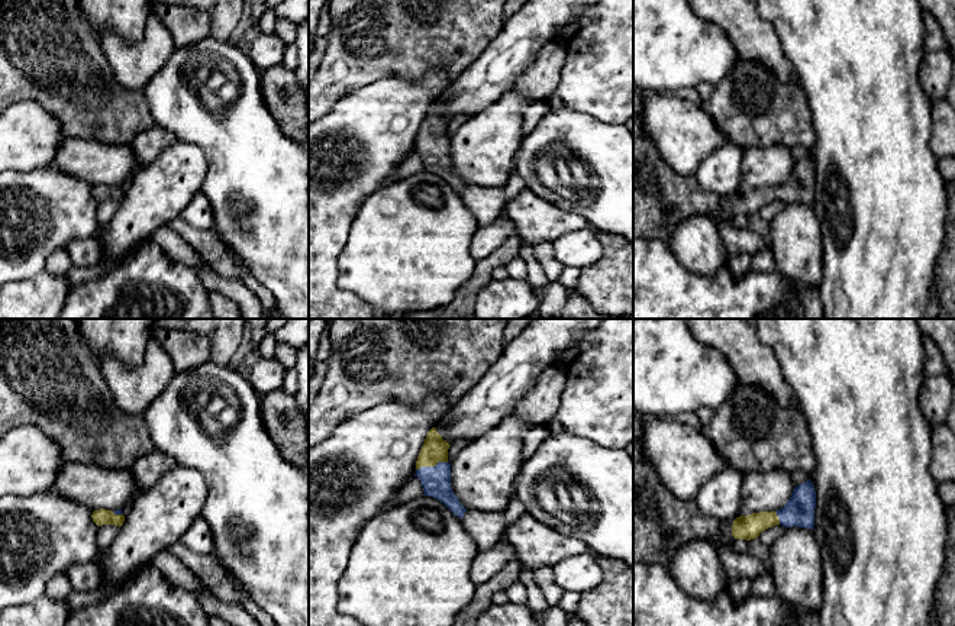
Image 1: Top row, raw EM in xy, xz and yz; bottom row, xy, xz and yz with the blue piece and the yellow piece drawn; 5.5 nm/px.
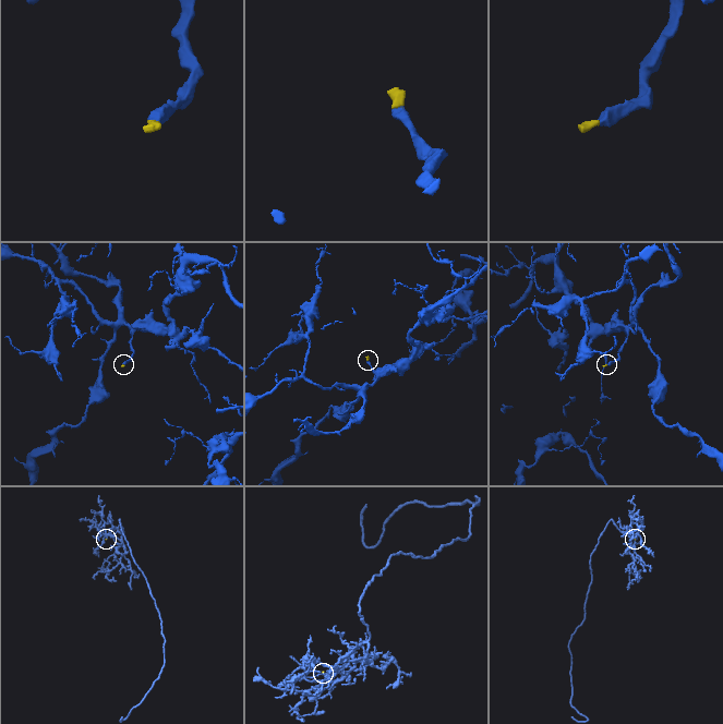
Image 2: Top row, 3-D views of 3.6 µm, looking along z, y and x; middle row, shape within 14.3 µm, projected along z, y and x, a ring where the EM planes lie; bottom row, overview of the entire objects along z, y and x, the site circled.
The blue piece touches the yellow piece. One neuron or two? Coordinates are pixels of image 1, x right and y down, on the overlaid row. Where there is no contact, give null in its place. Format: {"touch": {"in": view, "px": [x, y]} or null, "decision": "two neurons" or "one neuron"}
{"touch": {"in": "xz", "px": [431, 467]}, "decision": "one neuron"}

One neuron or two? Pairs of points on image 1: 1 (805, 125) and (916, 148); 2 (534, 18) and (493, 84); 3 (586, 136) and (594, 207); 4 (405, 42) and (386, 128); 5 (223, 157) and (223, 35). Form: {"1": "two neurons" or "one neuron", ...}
{"1": "two neurons", "2": "one neuron", "3": "one neuron", "4": "two neurons", "5": "two neurons"}

